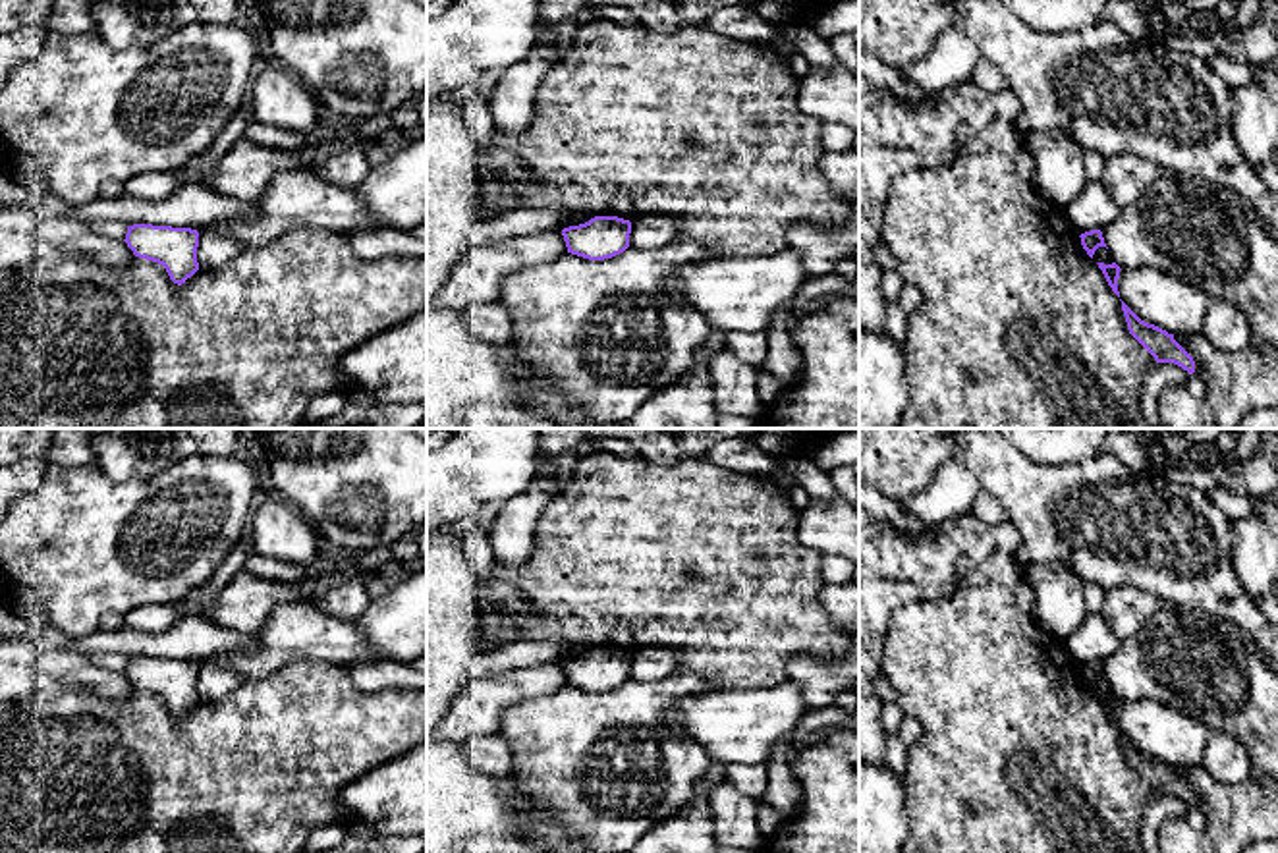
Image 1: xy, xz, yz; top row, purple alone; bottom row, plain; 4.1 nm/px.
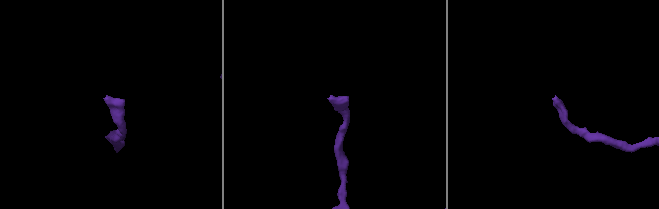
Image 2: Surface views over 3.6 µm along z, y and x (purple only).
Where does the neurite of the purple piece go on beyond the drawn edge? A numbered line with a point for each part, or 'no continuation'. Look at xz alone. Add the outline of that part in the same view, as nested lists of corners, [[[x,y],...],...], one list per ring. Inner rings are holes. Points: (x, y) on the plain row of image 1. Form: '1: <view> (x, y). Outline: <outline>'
no continuation

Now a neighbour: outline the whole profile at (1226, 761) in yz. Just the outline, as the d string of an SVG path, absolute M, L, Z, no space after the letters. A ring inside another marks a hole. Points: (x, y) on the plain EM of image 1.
M1210 731L1201 766L1224 785L1245 785L1253 778L1245 747L1226 731Z

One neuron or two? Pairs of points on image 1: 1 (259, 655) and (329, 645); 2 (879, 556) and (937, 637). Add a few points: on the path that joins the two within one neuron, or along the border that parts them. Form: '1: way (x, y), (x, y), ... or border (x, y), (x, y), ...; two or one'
1: way (277, 647), (311, 645); one
2: border (956, 585), (946, 597), (902, 605), (885, 637); two

